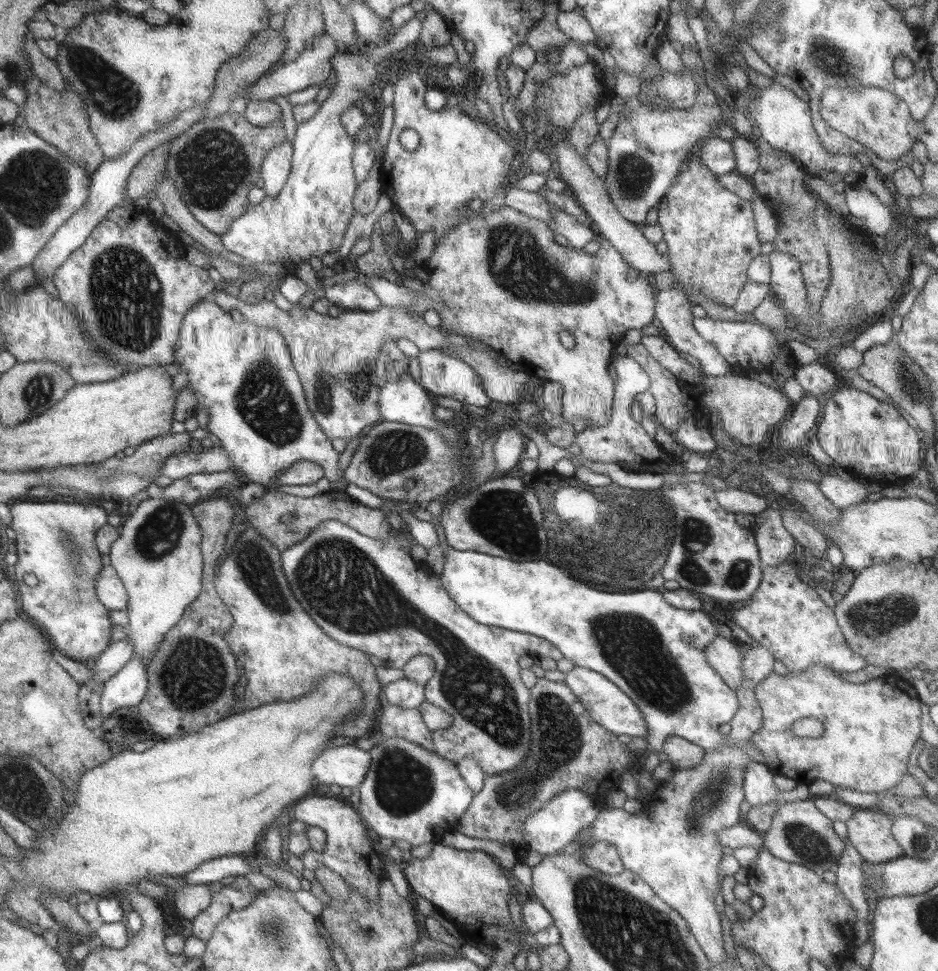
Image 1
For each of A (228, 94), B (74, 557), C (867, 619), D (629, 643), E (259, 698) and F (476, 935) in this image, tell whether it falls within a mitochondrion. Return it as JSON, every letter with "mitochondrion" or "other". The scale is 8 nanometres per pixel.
{"A":"other","B":"mitochondrion","C":"mitochondrion","D":"mitochondrion","E":"other","F":"other"}

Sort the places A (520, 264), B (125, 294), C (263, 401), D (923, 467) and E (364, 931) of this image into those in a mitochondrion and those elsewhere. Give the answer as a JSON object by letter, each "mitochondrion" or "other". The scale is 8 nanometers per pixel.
{"A":"mitochondrion","B":"mitochondrion","C":"mitochondrion","D":"other","E":"mitochondrion"}

